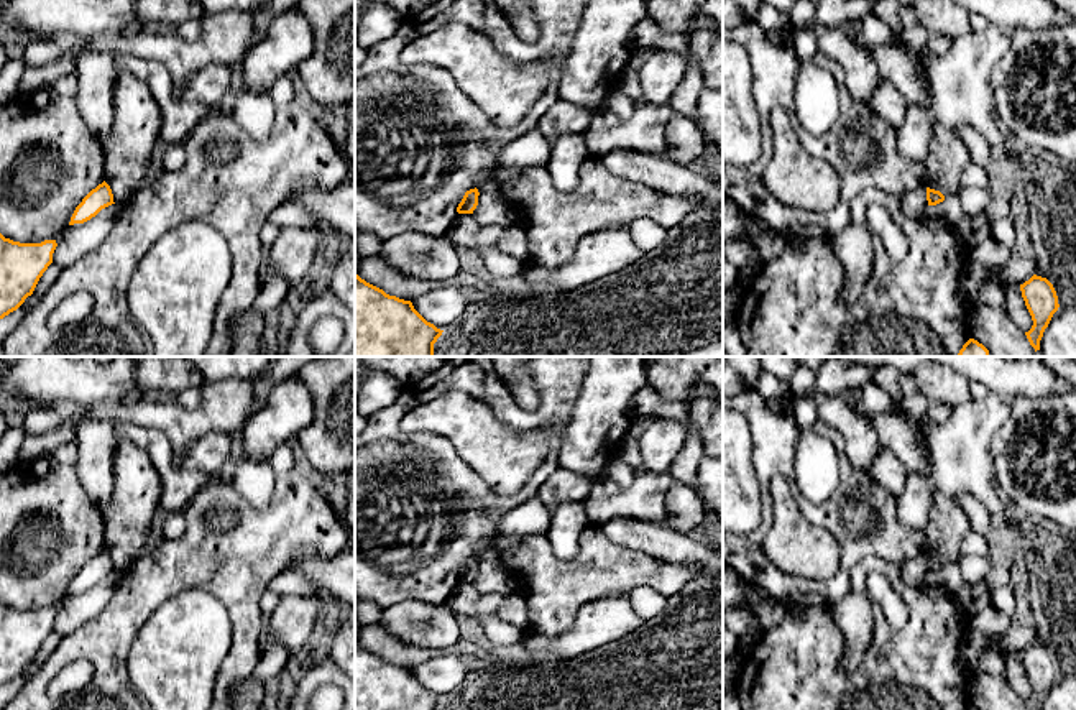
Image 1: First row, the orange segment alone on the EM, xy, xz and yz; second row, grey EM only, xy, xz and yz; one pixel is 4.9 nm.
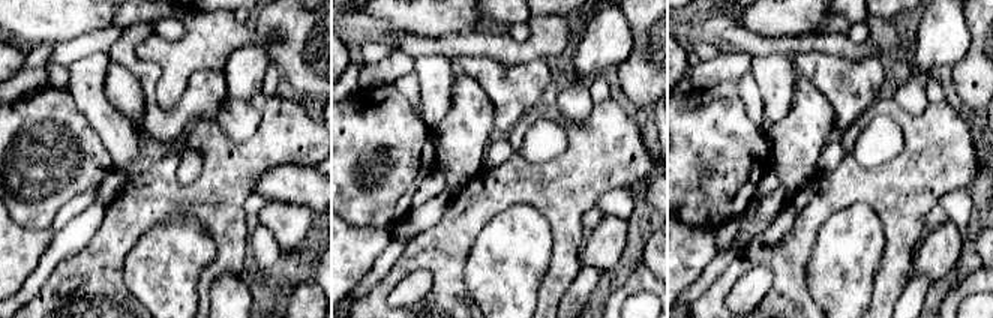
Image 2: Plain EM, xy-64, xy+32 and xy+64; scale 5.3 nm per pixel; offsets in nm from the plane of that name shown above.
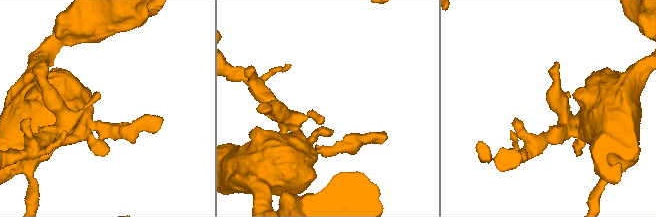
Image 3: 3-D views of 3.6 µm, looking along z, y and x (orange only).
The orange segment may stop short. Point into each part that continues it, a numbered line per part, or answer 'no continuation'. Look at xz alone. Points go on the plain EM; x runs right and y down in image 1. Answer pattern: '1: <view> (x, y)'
no continuation

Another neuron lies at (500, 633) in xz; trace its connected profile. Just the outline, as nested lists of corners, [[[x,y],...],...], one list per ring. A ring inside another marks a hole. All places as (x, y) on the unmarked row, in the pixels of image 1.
[[[480,595],[476,603],[476,620],[486,629],[486,639],[490,644],[508,646],[521,643],[526,631],[494,618],[494,610],[501,602],[499,595]]]

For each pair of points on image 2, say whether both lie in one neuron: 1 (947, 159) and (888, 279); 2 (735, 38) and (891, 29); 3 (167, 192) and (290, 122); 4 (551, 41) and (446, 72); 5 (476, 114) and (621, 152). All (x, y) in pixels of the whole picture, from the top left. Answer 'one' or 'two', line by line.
1: one
2: one
3: one
4: two
5: two

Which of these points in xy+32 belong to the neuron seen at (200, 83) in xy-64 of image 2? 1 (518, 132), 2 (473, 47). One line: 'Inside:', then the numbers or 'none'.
Inside: none

